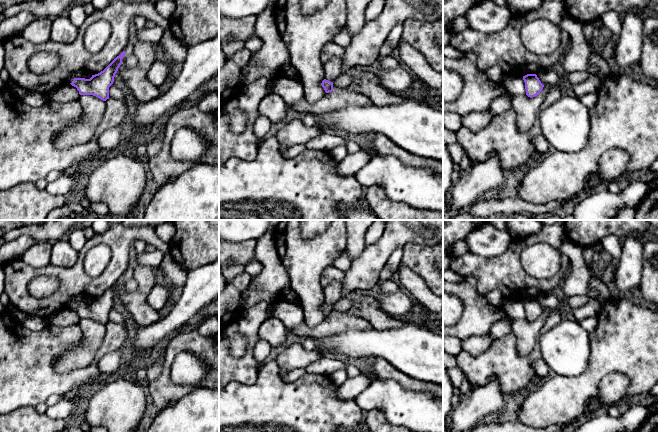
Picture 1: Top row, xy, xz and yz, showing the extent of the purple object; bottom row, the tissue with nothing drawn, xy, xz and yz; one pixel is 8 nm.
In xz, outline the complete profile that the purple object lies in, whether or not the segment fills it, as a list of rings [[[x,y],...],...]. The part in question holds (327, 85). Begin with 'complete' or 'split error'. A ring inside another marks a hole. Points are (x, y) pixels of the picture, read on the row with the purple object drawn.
split error | [[[333,57],[330,60],[324,62],[324,74],[325,79],[321,85],[326,93],[333,91],[333,81],[336,77],[341,75],[342,60],[338,57]]]

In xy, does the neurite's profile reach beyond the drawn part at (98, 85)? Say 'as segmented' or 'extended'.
extended

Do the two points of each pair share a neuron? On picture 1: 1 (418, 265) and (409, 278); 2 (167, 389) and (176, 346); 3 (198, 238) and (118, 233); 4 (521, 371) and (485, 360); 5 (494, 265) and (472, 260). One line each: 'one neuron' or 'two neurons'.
1: two neurons
2: one neuron
3: two neurons
4: one neuron
5: one neuron

